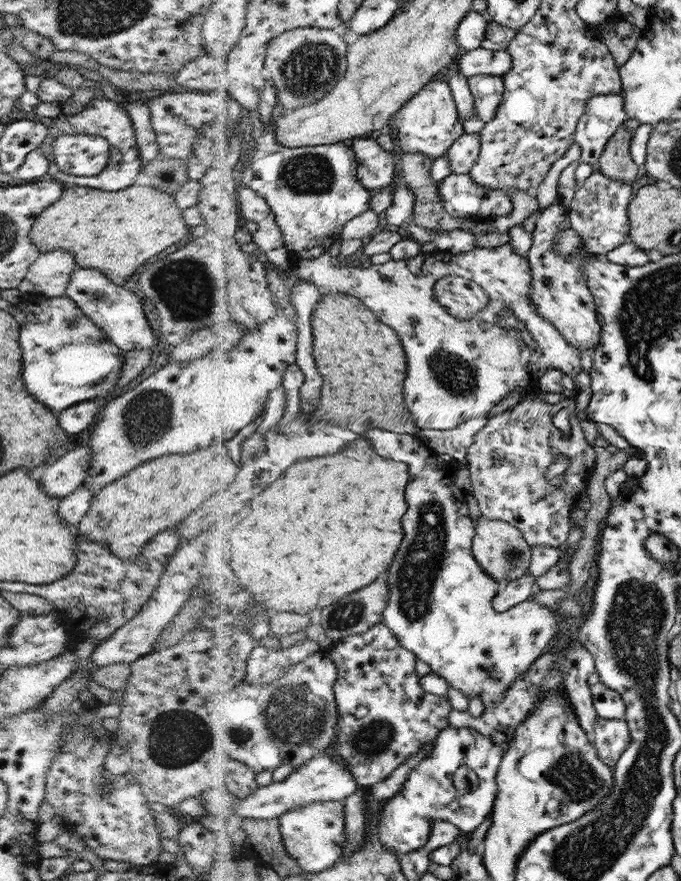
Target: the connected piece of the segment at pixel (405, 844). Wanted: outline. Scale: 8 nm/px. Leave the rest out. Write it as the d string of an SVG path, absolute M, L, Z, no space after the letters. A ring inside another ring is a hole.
M448 728L435 740L435 749L415 768L405 782L404 788L390 800L379 814L379 837L391 850L400 855L408 854L426 846L440 819L461 828L463 836L476 832L495 810L499 785L496 775L507 750L498 746L491 737L473 728ZM466 766L478 777L478 786L458 798L454 784L456 772Z

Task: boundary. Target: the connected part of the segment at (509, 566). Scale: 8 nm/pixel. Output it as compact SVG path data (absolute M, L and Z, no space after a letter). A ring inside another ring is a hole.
M482 516L476 520L474 556L479 560L480 566L486 569L487 575L497 580L500 587L507 585L509 580L513 581L527 574L531 549L523 532L515 525L508 524L508 521L490 520Z

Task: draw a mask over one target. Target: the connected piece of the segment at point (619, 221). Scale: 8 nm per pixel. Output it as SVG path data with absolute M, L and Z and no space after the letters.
M592 173L580 185L571 203L566 206L568 223L574 228L592 255L605 257L621 244L630 243L630 224L627 213L632 200L630 184L612 180L602 173Z

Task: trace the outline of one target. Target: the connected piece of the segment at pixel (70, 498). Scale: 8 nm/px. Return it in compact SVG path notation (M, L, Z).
M82 484L77 487L70 495L59 498L58 501L58 516L66 522L66 526L70 528L73 534L79 534L78 525L84 515L88 512L94 495Z

